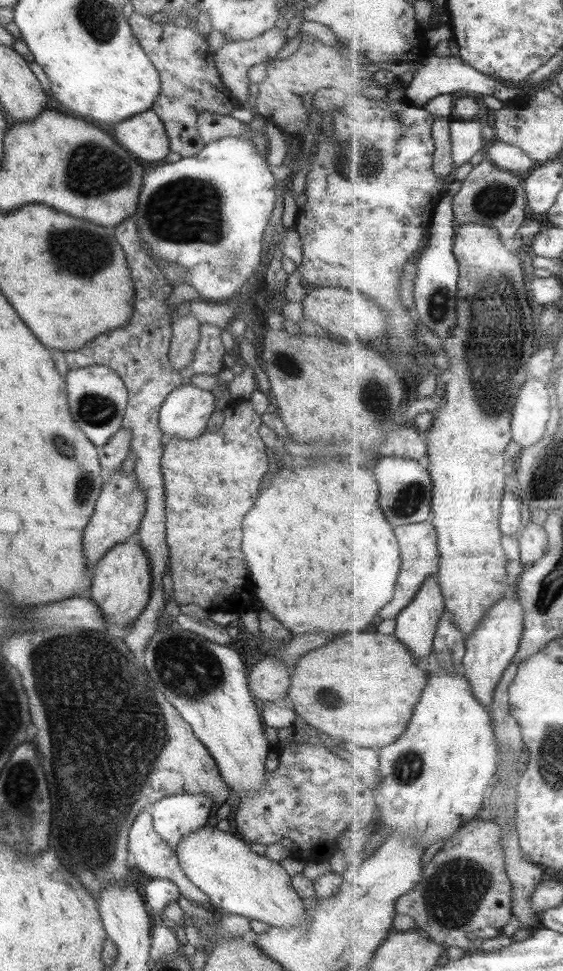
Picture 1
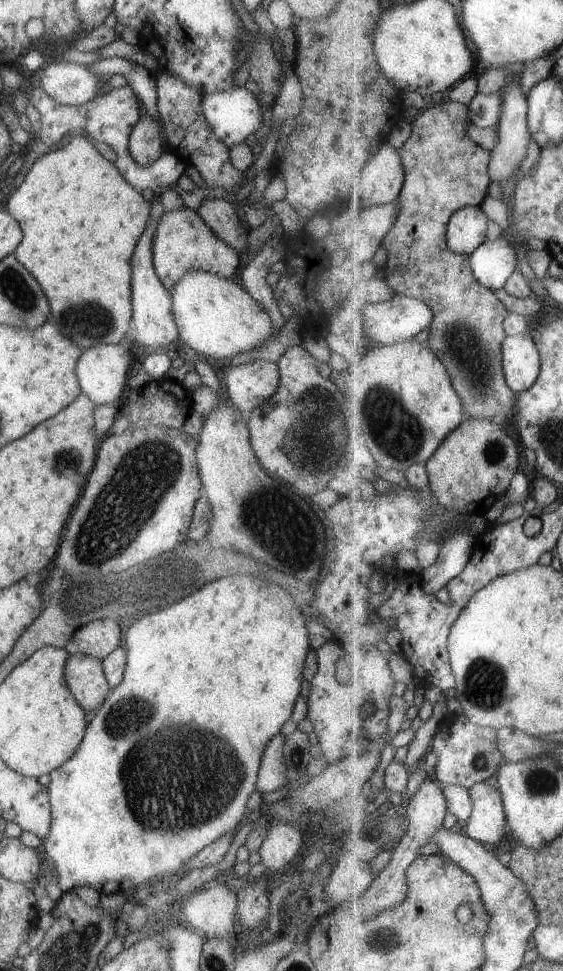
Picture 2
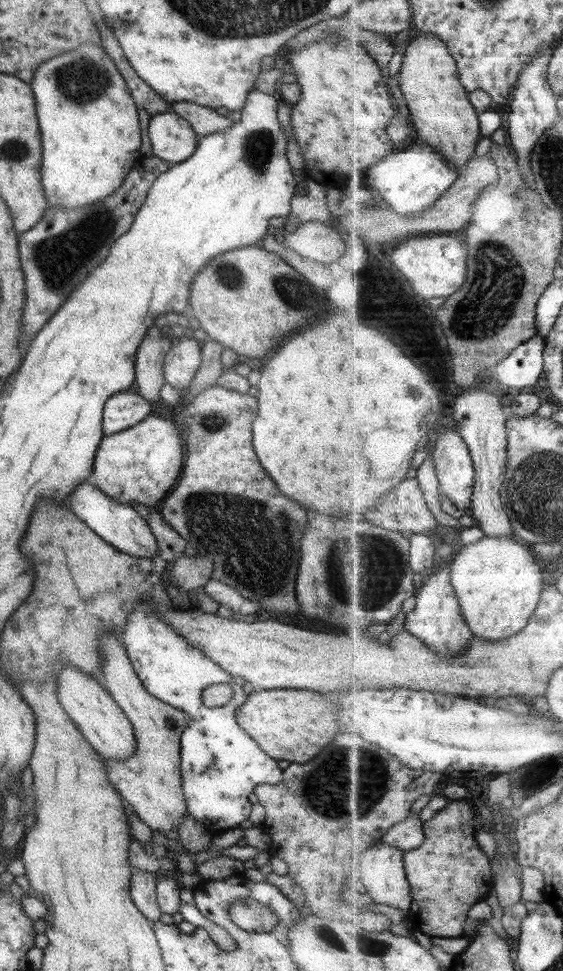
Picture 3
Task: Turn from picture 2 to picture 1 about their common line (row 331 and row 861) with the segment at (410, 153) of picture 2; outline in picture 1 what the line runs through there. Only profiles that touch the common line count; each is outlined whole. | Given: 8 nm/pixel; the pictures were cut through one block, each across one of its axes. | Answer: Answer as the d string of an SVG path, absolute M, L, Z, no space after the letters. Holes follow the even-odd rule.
M491 816L483 820L473 820L461 828L461 831L457 832L451 840L446 841L442 849L424 865L425 876L421 884L397 902L398 914L413 916L415 920L419 918L417 926L427 930L429 938L433 938L437 944L458 946L464 951L473 947L480 950L485 940L495 938L504 932L505 926L509 924L513 915L512 881L506 868L503 838L501 824Z

